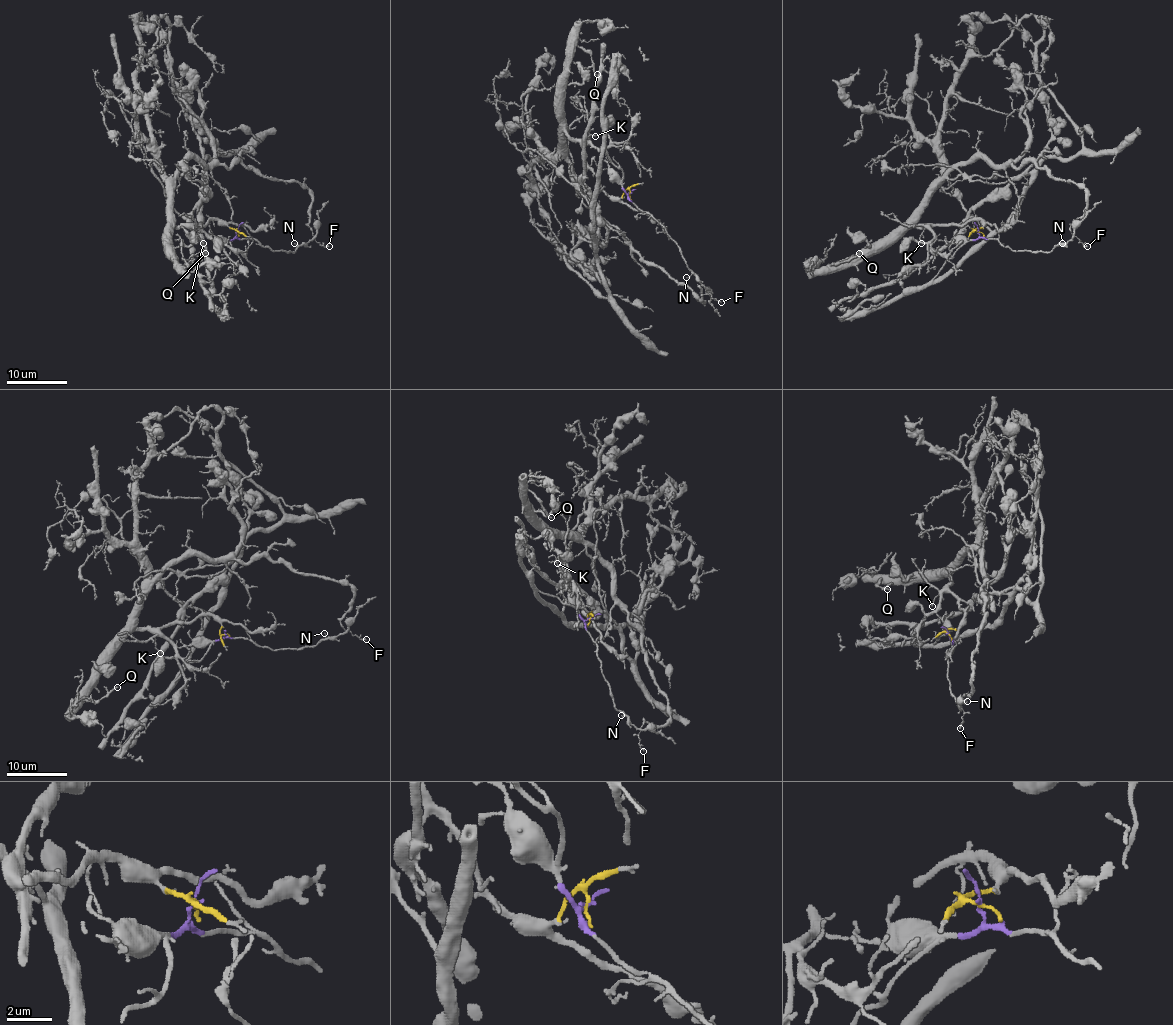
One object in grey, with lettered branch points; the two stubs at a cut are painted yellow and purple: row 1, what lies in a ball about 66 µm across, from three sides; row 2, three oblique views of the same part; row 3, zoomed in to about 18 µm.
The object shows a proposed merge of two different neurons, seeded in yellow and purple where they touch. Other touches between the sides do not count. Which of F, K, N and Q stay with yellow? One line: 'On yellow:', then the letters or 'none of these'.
On yellow: K, Q

